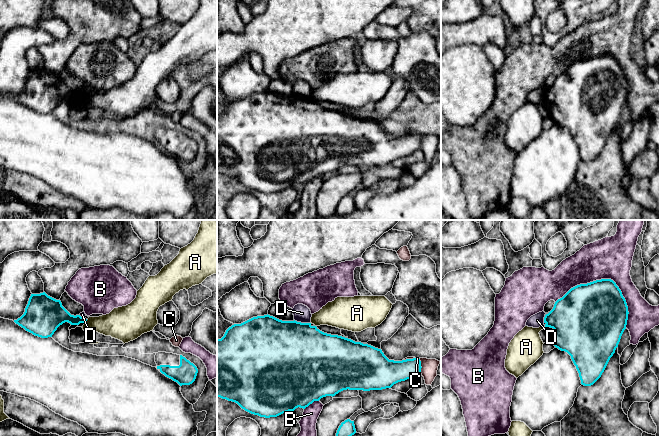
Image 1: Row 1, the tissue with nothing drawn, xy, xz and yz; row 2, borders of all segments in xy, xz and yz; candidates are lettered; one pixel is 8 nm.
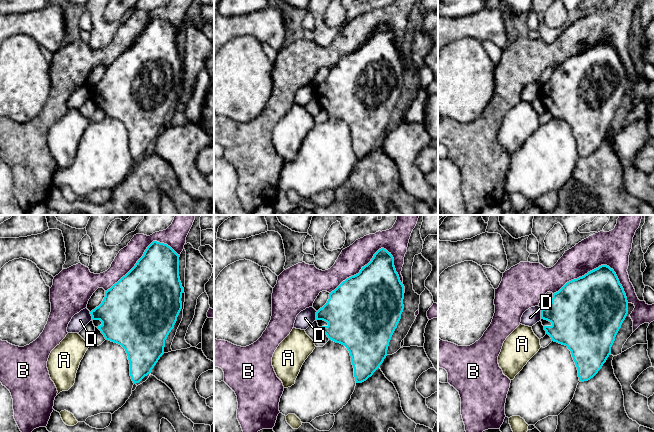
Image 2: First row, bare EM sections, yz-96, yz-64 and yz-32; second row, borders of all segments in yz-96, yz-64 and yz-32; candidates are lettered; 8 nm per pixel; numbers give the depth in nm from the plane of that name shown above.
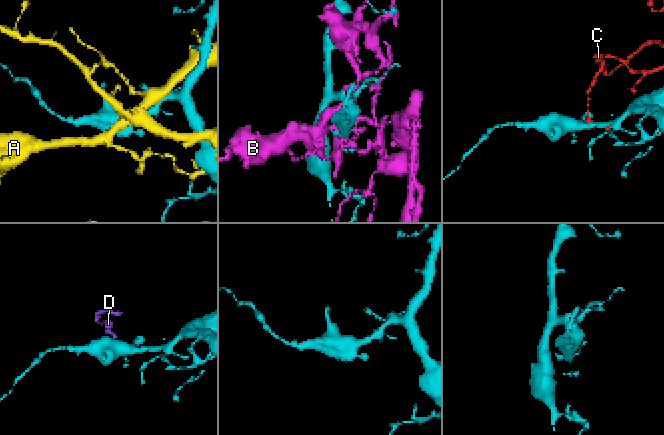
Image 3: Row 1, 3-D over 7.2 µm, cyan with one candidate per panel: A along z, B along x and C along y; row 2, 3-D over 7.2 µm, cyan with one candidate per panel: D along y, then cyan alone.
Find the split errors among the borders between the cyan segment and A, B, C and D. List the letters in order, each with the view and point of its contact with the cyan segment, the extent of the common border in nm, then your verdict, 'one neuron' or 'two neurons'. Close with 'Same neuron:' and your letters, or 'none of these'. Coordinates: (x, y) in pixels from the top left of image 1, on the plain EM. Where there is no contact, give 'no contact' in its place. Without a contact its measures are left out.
A: meets cyan in xy at (85, 97); contact 40 nm long; two neurons
B: meets cyan in yz at (606, 55); contact 600 nm long; two neurons
C: meets cyan in xz at (420, 141); contact 130 nm long; two neurons
D: meets cyan in xz at (302, 99); contact 130 nm long; two neurons
Same neuron: none of these

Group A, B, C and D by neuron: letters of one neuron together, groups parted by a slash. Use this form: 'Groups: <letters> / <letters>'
Groups: A / B / C / D

